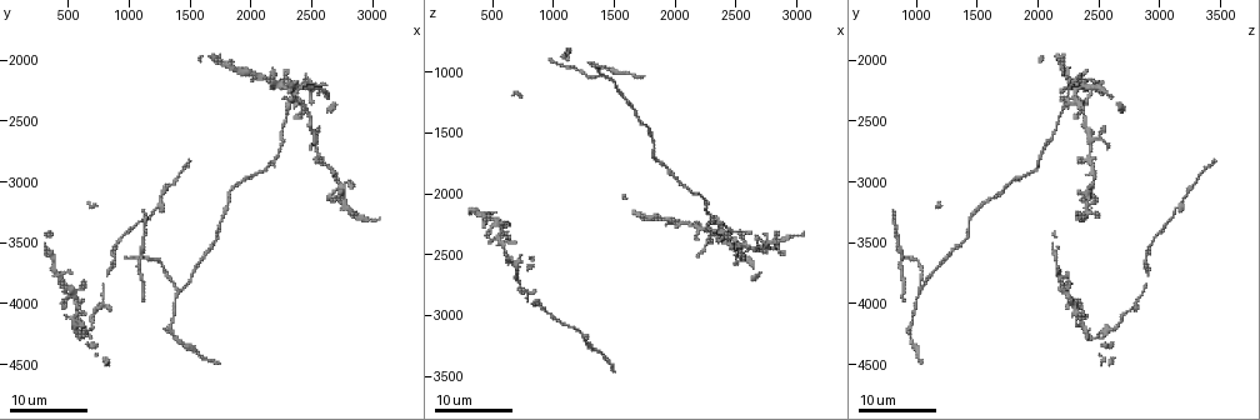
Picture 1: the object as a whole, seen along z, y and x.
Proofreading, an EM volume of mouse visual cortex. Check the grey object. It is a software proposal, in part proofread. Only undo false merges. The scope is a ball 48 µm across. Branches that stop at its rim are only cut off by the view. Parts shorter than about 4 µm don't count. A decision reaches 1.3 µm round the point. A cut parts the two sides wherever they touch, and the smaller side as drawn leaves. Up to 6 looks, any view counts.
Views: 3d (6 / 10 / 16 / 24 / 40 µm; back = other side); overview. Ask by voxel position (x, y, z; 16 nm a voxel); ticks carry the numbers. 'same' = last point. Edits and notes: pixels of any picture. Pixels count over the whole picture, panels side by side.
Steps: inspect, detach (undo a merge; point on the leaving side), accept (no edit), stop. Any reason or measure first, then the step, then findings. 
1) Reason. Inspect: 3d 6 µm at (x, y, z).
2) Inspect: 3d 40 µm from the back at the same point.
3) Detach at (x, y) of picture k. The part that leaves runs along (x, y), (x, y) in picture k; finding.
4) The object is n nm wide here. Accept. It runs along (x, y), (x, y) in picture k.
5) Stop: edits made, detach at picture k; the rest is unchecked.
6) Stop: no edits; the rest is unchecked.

Four or more arms meet. Inspect: 3d 16 µm at (2520, 2660, 2460).

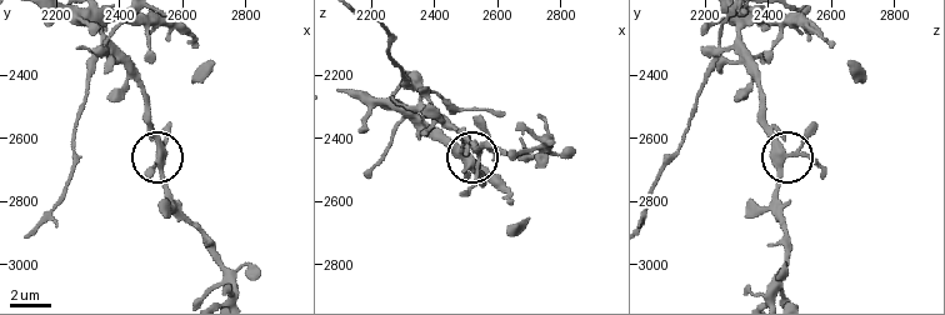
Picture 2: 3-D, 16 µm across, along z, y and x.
Closer look. Inspect: 3d 6 µm at (2540, 2660, 2460).

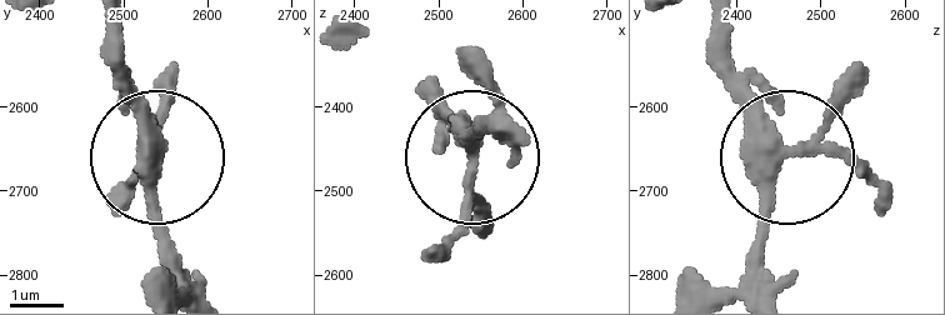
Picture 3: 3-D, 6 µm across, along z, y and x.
The object is 280 nm wide here. Accept. It runs along (730, 31), (734, 85), (779, 151), (761, 246), (730, 286) in picture 3; one cell here.

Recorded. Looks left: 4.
Thick turns thin. Inspect: 3d 24 µm at (2920, 3300, 2340).

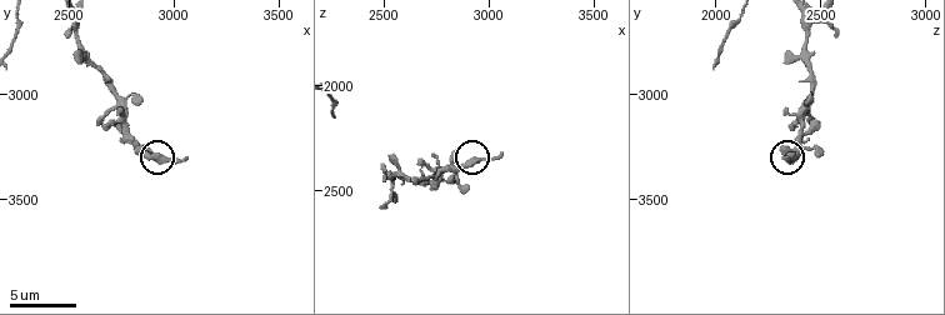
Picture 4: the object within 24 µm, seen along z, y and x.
Inspect: 3d 6 µm at (2920, 3300, 2350).

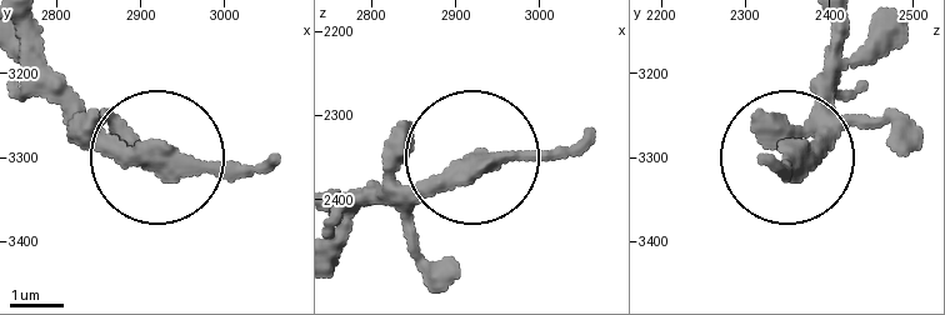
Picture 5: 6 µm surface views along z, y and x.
The object is 360 nm wide here. Accept. It runs along (24, 31), (114, 134), (270, 165) in picture 5; one cell here.

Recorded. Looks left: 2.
Calibre changes. Inspect: 3d 16 µm at (1260, 3660, 1020).

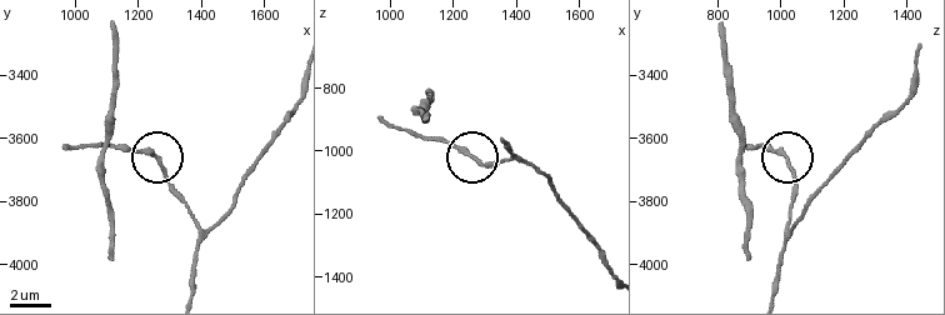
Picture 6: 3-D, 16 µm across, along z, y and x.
Inspect: 3d 6 µm at (1250, 3660, 1010).

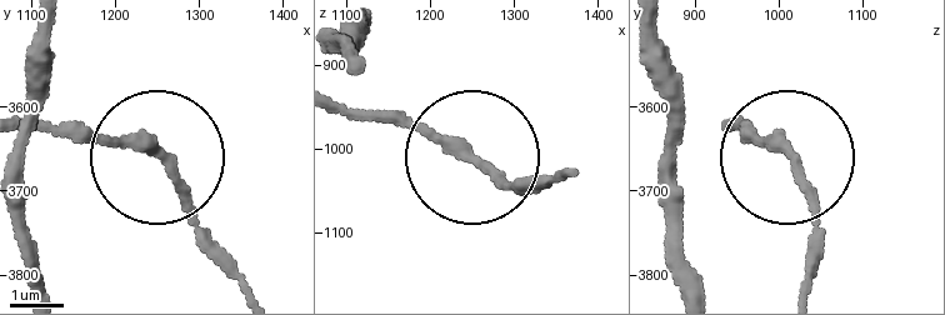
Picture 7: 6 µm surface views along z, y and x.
The object is 220 nm wide here. Accept. It runs along (568, 175), (505, 189), (420, 130), (339, 109) in picture 7; continuous, no second cell.

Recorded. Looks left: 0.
Stop: no edits; the rest is unchecked.

